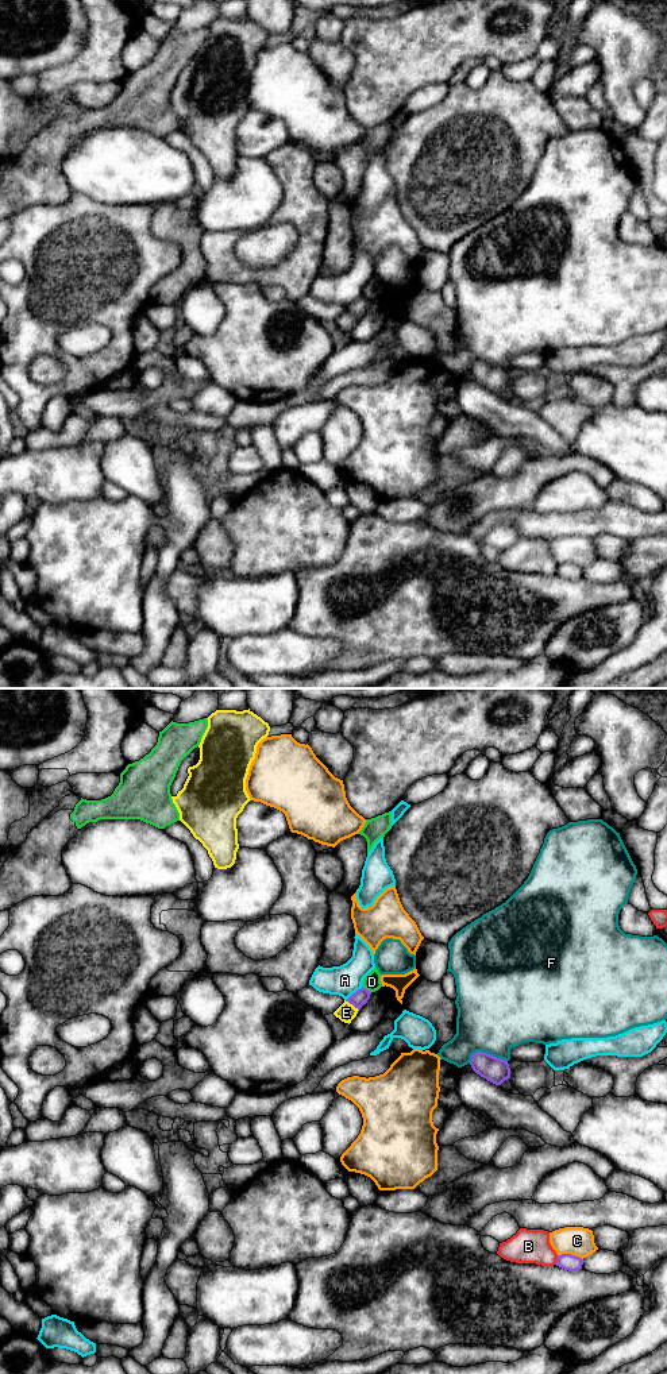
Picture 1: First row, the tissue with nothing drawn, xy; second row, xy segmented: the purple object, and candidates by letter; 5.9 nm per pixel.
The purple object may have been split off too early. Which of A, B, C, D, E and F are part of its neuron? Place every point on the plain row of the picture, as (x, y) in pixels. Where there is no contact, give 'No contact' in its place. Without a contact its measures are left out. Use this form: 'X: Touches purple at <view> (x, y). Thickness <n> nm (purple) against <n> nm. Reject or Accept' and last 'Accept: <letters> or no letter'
A: Touches purple at xy (355, 301). Thickness 90 nm (purple) against 190 nm. Reject
B: Touches purple at xy (556, 568). Thickness 100 nm (purple) against 200 nm. Reject
C: Touches purple at xy (570, 563). Thickness 100 nm (purple) against 180 nm. Reject
D: Touches purple at xy (365, 297). Thickness 90 nm (purple) against 100 nm. Reject
E: Touches purple at xy (351, 312). Thickness 90 nm (purple) against 110 nm. Reject
F: Touches purple at xy (485, 362). Thickness 150 nm (purple) against 460 nm. Reject
Accept: no letter

